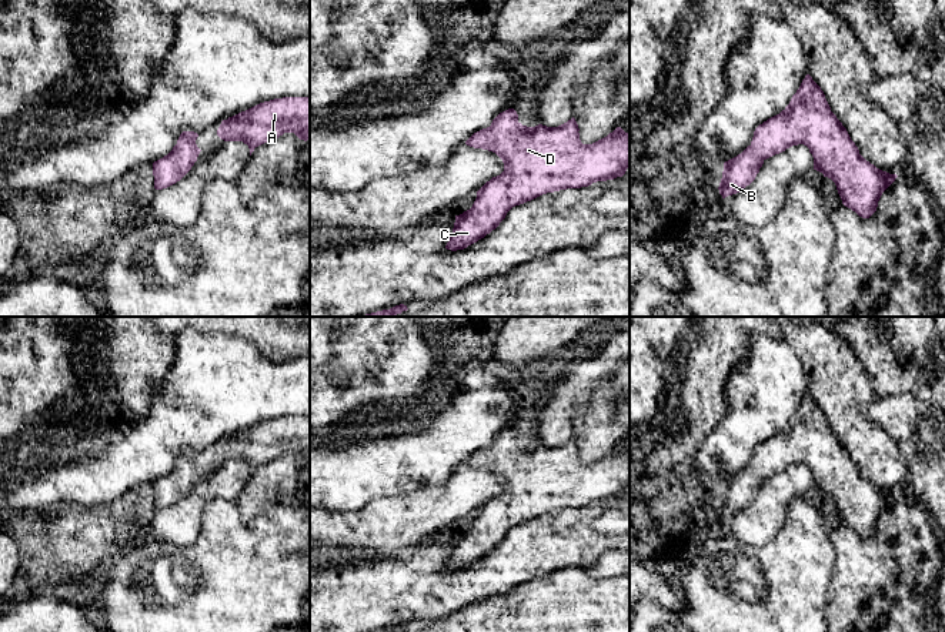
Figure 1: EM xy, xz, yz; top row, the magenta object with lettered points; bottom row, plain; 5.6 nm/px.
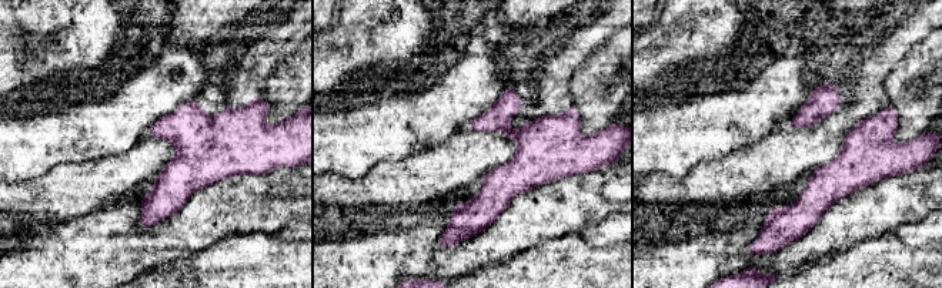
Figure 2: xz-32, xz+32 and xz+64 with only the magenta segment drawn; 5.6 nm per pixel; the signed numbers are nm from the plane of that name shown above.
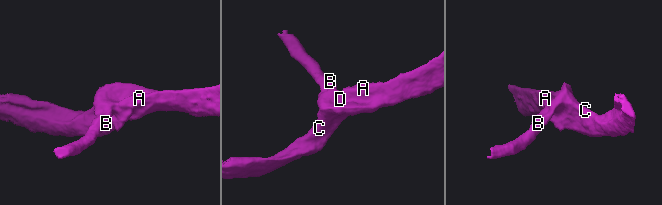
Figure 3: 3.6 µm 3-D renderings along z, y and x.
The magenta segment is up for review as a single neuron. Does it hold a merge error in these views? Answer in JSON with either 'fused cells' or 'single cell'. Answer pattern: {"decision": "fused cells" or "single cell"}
{"decision": "single cell"}

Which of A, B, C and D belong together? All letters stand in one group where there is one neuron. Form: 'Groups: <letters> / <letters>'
Groups: A B C D

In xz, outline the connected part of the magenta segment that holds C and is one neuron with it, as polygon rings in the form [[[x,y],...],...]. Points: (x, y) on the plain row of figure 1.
[[[508,428],[500,432],[490,447],[474,452],[465,464],[495,472],[504,482],[504,491],[477,511],[470,529],[455,535],[445,568],[451,571],[467,568],[495,549],[512,526],[542,514],[588,506],[592,502],[614,499],[625,494],[630,486],[630,452],[617,447],[607,457],[592,464],[582,464],[578,451],[574,437],[558,447],[542,444],[527,447],[518,441],[517,431]]]

